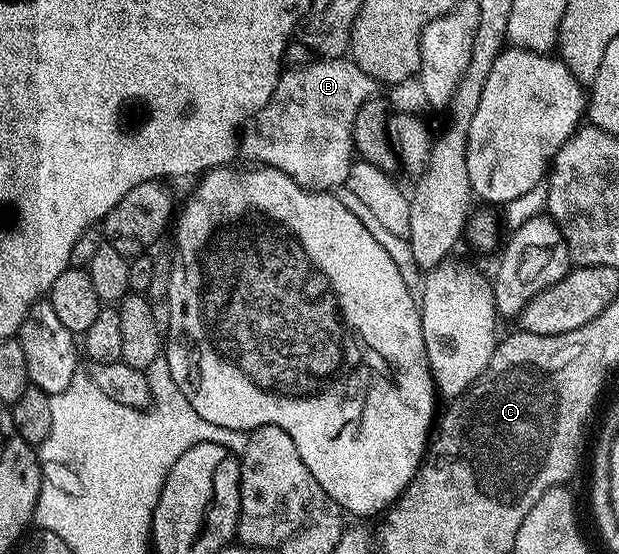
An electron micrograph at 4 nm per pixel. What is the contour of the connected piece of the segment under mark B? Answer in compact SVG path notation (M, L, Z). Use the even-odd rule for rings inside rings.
M317 58L312 63L307 64L304 68L289 68L282 71L279 82L275 86L275 90L271 94L271 98L267 102L267 106L263 106L257 111L252 118L244 125L243 131L239 136L239 152L242 157L246 156L246 161L252 162L257 166L266 168L278 168L281 172L287 173L292 180L299 182L304 188L310 190L337 190L346 183L348 172L351 170L355 161L355 151L353 146L353 123L360 107L365 102L375 96L379 85L373 77L368 76L363 70L359 70L359 66L351 58Z

